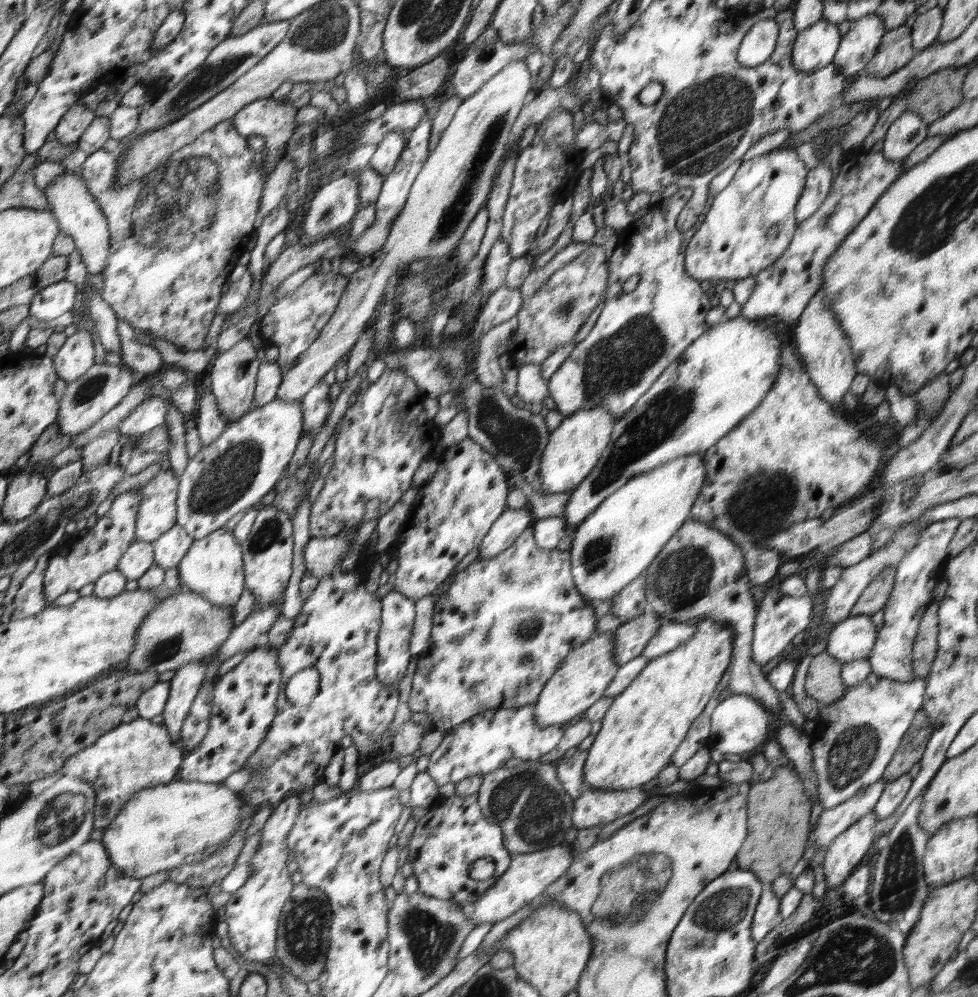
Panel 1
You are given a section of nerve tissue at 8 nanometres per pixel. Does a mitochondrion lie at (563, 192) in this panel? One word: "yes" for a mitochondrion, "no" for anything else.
no

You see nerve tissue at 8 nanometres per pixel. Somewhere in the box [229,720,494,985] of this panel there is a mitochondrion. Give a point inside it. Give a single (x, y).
(429, 938)

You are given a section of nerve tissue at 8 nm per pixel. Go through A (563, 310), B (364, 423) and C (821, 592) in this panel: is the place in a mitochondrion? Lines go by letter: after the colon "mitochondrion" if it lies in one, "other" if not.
A: mitochondrion
B: other
C: other

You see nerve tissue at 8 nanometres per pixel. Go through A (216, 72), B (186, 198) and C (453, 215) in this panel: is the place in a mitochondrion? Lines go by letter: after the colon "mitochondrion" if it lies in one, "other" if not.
A: mitochondrion
B: mitochondrion
C: mitochondrion

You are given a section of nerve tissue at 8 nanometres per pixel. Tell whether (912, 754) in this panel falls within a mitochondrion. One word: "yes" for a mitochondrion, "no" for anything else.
no

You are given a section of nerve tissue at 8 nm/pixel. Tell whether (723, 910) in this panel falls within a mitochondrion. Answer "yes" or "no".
yes

